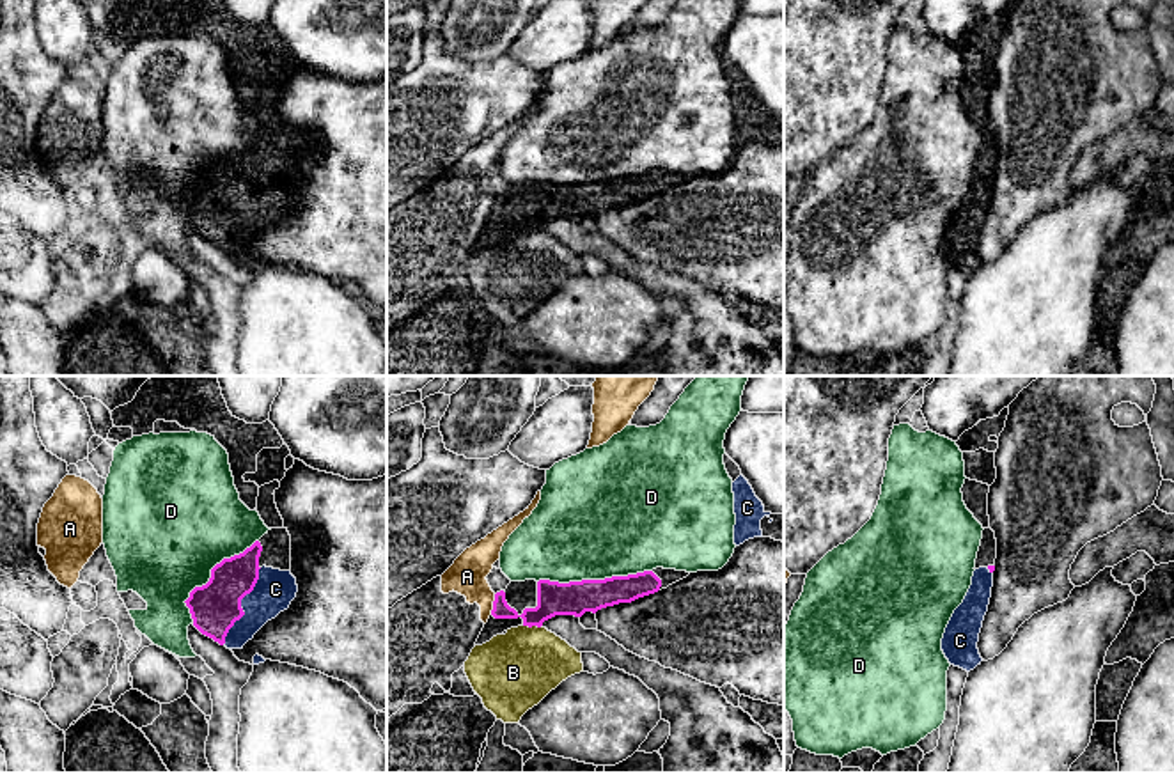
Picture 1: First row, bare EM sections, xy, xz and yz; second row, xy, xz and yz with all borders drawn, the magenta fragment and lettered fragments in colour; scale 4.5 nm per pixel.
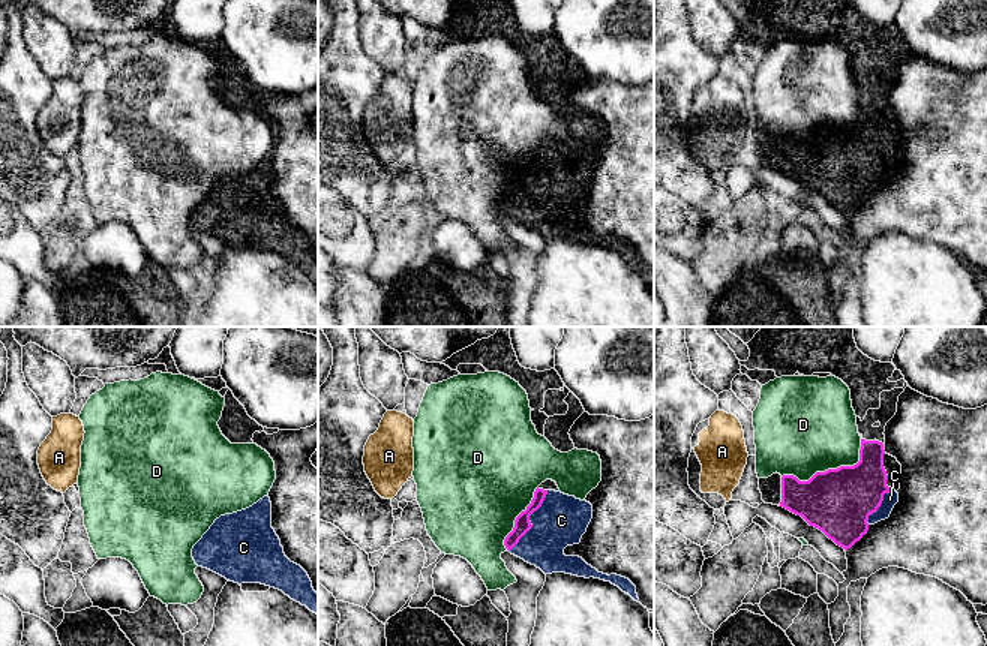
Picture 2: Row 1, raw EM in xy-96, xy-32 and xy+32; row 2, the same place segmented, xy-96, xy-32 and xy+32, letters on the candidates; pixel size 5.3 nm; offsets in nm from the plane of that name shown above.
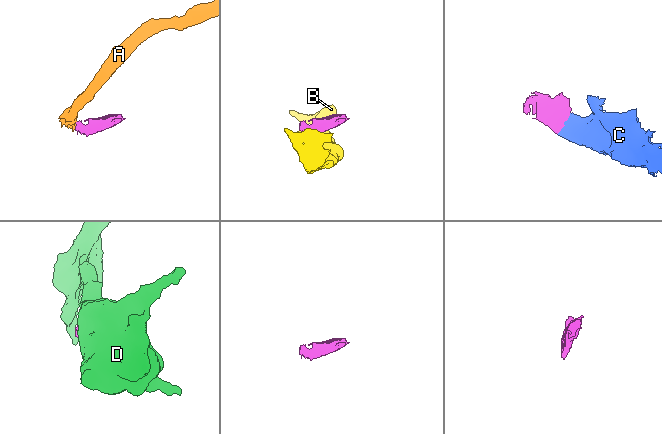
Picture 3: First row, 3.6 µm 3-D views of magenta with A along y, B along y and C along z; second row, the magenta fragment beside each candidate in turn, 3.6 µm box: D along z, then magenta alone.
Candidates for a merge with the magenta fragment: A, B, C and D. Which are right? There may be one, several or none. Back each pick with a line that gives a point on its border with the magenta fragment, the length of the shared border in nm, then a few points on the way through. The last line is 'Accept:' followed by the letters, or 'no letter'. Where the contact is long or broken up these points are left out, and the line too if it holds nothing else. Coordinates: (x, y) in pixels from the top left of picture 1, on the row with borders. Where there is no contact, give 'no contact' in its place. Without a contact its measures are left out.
C: xy (240, 607) | 400 nm | across xy (215, 607), (240, 607), (250, 596), (275, 589)
Accept: C

